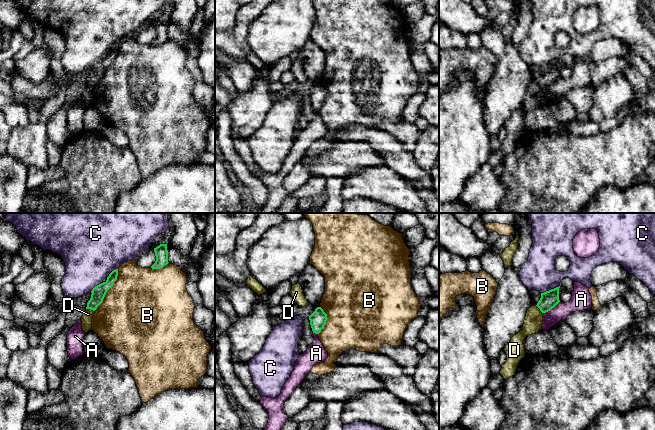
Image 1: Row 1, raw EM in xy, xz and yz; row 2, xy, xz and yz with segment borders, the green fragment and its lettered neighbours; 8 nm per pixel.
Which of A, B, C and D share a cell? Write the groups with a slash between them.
A / B / C / D

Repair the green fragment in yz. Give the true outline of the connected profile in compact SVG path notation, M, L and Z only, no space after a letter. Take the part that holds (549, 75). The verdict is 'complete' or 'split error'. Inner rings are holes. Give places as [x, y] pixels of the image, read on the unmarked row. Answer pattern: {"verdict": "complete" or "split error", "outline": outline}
{"verdict": "complete", "outline": "M559 63L541 69L541 74L537 79L537 83L542 89L546 89L554 84L559 78Z"}

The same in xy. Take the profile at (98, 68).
{"verdict": "complete", "outline": "M118 45L113 46L107 56L97 62L95 62L91 67L91 74L87 79L86 85L95 87L97 83L103 78L103 75L107 67L113 62L114 58L117 56Z"}

